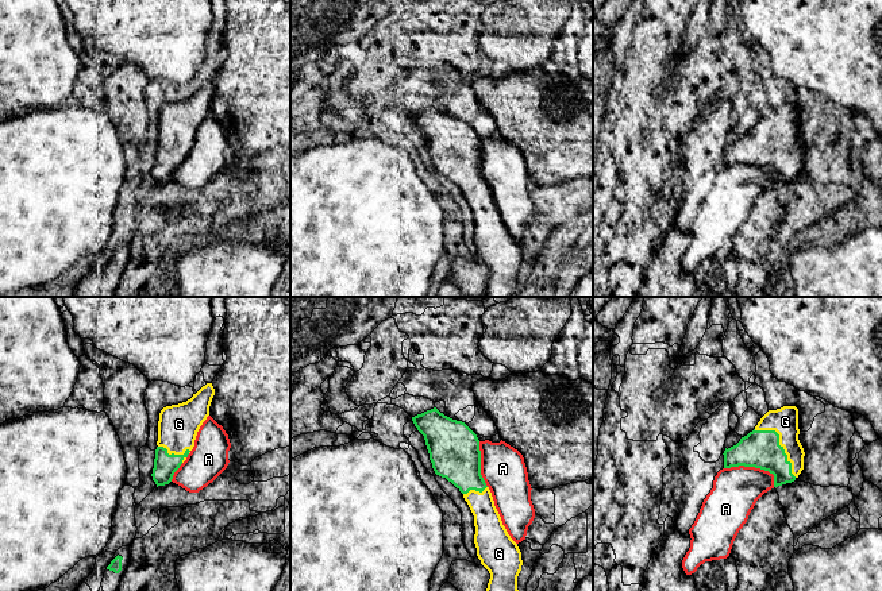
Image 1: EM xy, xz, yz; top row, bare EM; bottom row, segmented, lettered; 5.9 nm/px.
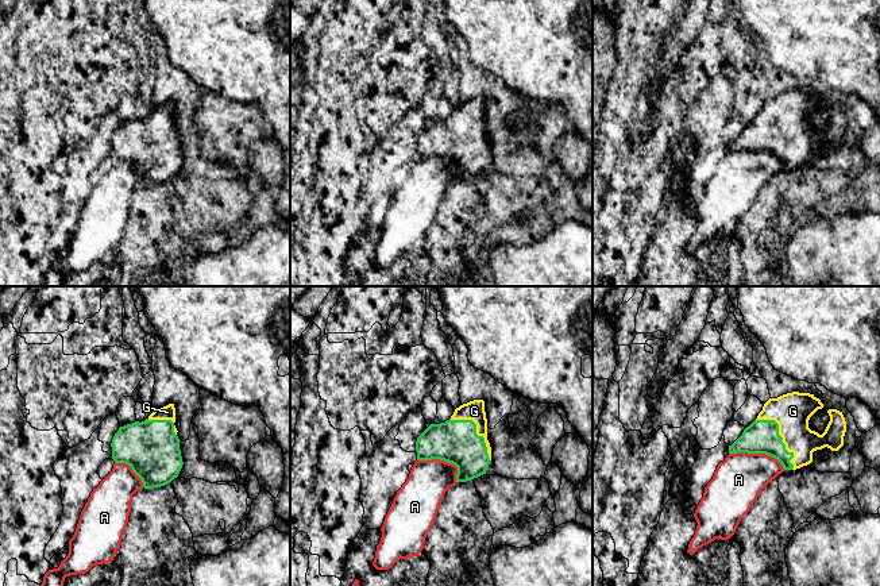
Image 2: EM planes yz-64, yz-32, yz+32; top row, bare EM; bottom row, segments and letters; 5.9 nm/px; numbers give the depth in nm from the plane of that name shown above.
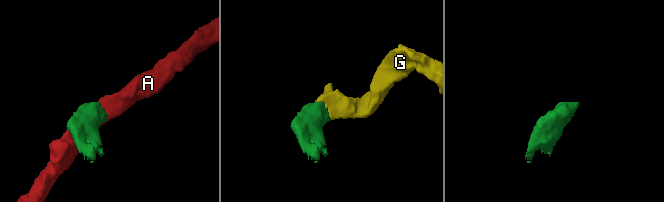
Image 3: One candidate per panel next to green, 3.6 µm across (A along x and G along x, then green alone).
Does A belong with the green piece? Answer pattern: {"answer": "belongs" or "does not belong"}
{"answer": "does not belong"}

